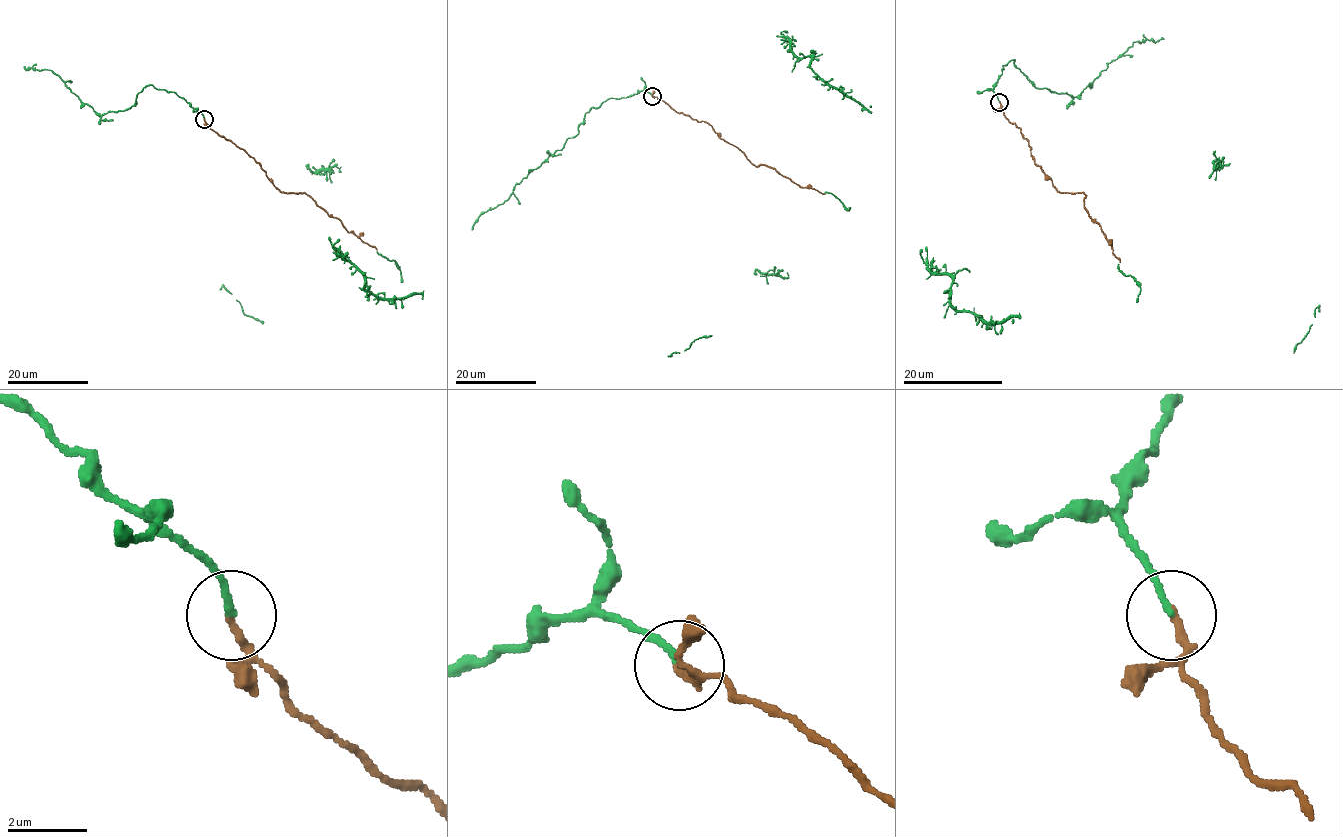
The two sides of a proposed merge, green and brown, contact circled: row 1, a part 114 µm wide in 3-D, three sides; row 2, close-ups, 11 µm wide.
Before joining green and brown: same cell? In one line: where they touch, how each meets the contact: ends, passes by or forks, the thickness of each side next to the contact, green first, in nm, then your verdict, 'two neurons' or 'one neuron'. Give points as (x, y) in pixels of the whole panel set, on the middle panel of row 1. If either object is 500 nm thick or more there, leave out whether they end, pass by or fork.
at (652, 96); green ends there; brown ends there; 160 nm thick on the green side, 200 nm on the other; one neuron

